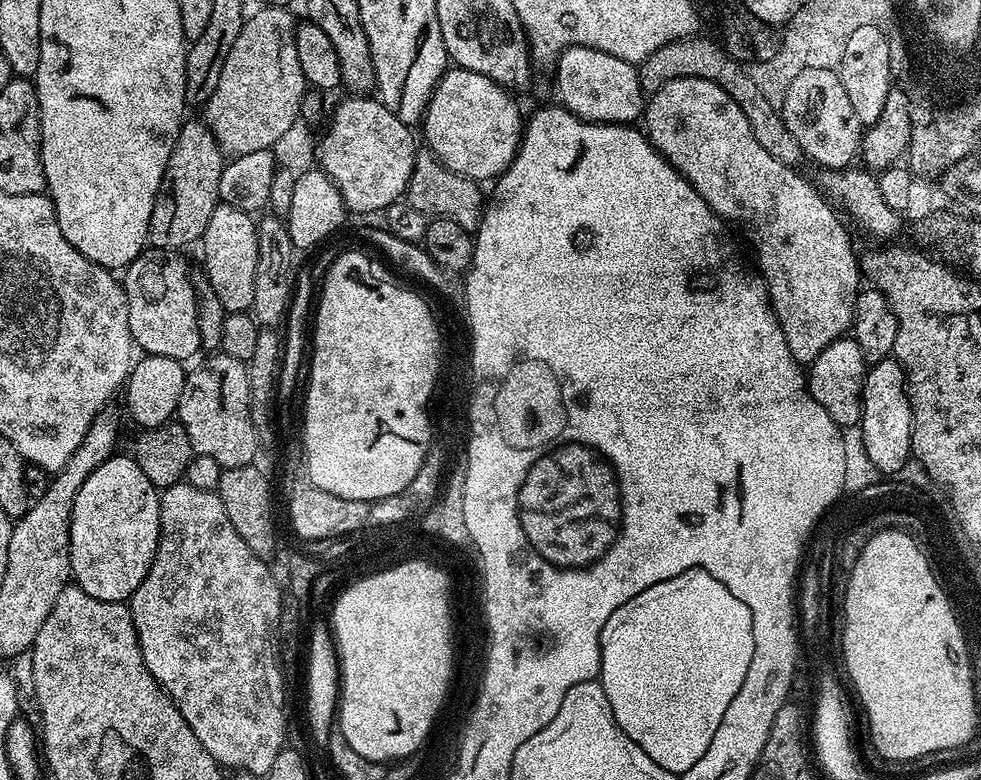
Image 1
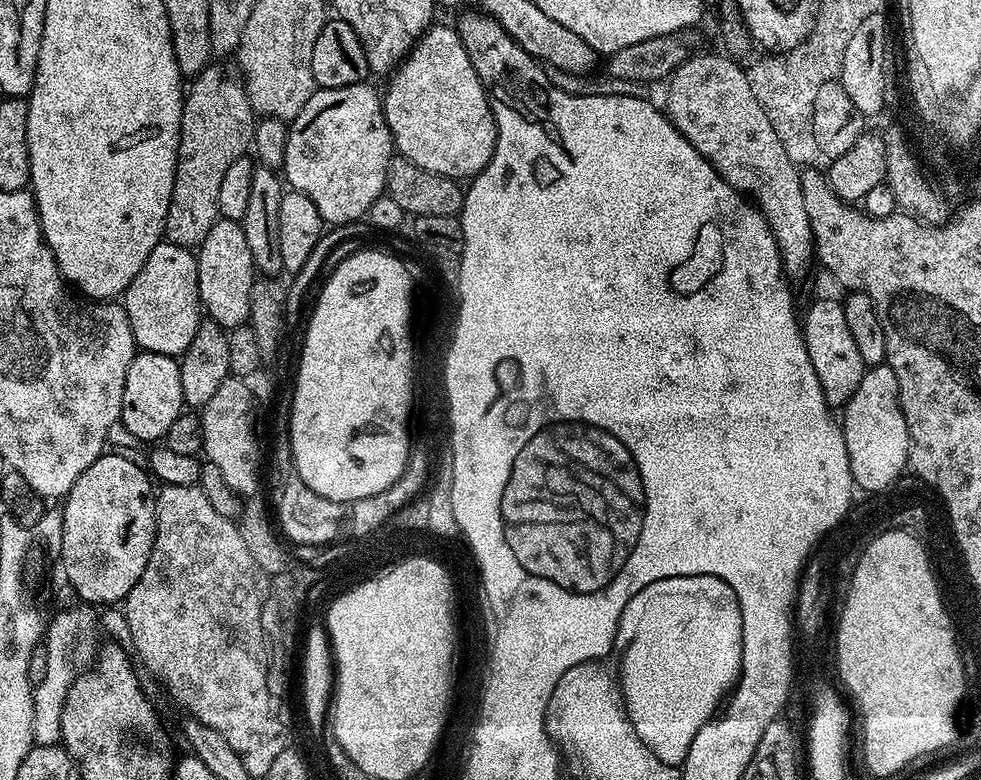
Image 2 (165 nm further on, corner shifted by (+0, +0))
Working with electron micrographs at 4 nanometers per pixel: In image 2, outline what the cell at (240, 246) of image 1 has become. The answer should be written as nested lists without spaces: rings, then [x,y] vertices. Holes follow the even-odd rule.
[[[217,219],[215,226],[210,230],[210,234],[206,234],[206,238],[200,244],[196,256],[196,265],[198,266],[200,302],[207,319],[218,322],[225,330],[247,325],[249,323],[250,292],[254,283],[254,269],[250,246],[246,246],[246,234],[243,227],[235,220]]]

